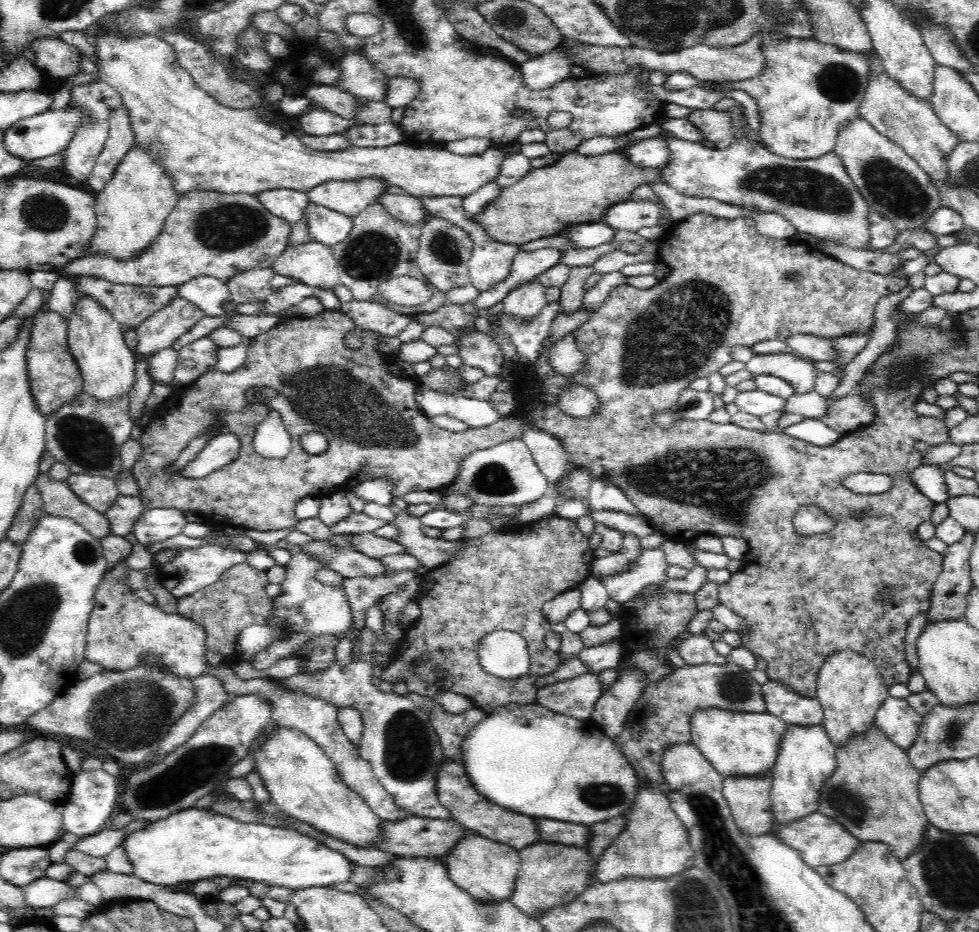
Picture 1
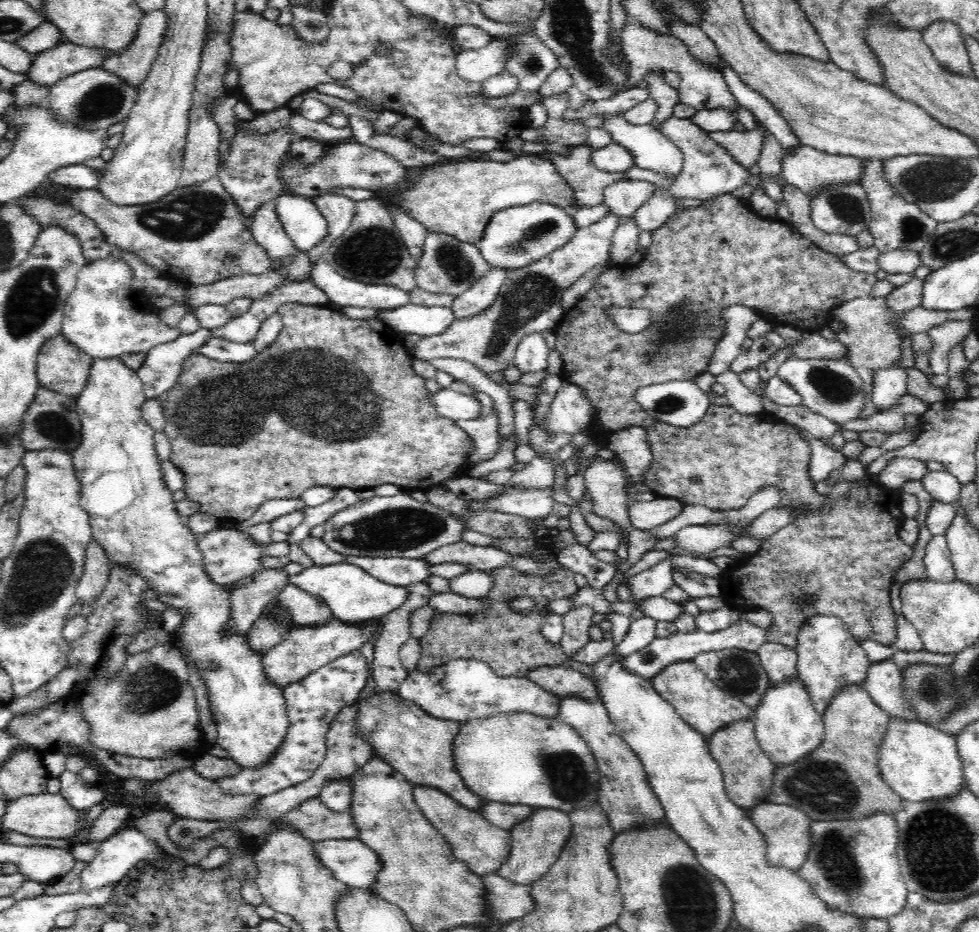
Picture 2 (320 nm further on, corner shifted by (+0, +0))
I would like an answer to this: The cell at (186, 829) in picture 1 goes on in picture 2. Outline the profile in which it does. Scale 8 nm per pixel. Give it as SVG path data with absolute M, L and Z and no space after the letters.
M358 837L348 839L330 839L313 844L317 857L333 872L334 878L347 886L354 888L371 888L377 881L379 872L382 870L382 861L379 854L374 852L367 844Z

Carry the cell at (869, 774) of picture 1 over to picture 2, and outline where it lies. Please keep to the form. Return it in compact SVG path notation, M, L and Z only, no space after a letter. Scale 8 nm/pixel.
M846 684L836 690L828 702L823 716L824 740L792 764L774 764L773 782L764 800L774 804L785 804L804 811L813 820L842 820L860 818L883 810L893 814L898 810L903 798L883 782L878 771L878 744L884 728L888 726L890 715L882 710L861 684Z

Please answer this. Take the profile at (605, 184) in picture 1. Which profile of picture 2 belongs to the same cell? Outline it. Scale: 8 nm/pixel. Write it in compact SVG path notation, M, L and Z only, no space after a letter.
M522 153L510 162L496 162L491 159L443 160L413 170L404 183L406 187L403 190L402 184L396 186L399 189L396 198L400 206L406 210L406 214L421 222L429 233L450 235L462 242L474 244L480 240L492 214L510 206L524 206L524 204L542 201L569 211L574 207L572 187L564 181L564 177L556 171L552 162L538 158L538 155Z

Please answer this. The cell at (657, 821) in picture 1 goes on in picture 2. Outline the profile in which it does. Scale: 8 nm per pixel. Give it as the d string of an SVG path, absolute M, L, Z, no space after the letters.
M577 694L558 696L558 712L555 717L564 725L572 727L584 739L584 742L588 743L600 774L596 800L602 805L616 833L632 828L632 826L654 824L658 820L666 819L664 807L648 783L642 761L634 753L632 747L616 733L614 723L610 720L608 711L600 700L598 702L588 700Z

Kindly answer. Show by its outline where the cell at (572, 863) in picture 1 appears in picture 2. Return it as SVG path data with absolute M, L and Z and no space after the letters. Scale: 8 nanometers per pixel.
M536 807L526 816L522 822L516 822L510 828L510 840L512 848L508 858L496 872L504 878L515 882L516 884L526 885L540 878L542 874L548 872L548 868L556 862L560 852L564 849L566 840L570 838L570 819L568 813L557 808Z

